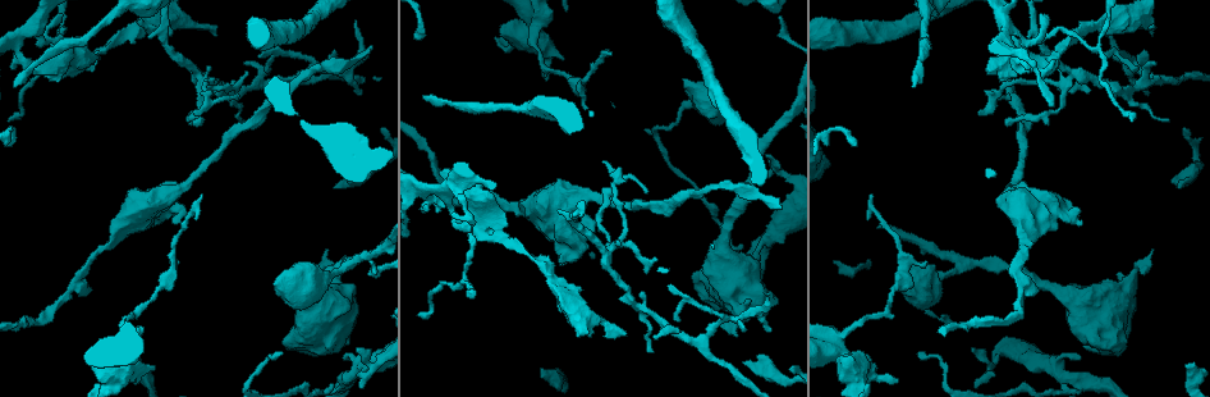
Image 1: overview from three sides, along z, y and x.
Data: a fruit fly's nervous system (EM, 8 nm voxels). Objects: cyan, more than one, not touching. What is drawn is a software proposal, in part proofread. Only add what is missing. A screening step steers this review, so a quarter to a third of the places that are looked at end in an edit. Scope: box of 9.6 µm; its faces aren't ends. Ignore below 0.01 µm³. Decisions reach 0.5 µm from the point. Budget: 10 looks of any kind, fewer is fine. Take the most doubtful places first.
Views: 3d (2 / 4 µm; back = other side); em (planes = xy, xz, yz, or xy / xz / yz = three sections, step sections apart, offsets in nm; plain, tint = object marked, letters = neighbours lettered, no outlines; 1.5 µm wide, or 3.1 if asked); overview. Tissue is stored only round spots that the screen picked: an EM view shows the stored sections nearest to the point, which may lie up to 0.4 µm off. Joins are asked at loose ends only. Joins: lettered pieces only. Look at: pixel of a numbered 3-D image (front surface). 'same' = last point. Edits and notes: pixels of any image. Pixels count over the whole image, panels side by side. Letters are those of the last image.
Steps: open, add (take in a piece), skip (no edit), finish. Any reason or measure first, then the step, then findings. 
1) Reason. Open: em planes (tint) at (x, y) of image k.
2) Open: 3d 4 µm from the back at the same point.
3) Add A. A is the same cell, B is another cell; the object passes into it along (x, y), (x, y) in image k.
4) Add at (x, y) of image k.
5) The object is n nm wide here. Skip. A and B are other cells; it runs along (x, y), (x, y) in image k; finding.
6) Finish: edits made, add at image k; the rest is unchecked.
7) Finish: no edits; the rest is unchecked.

An open end. Open: 3d 4 µm at (587, 218) of image 1.

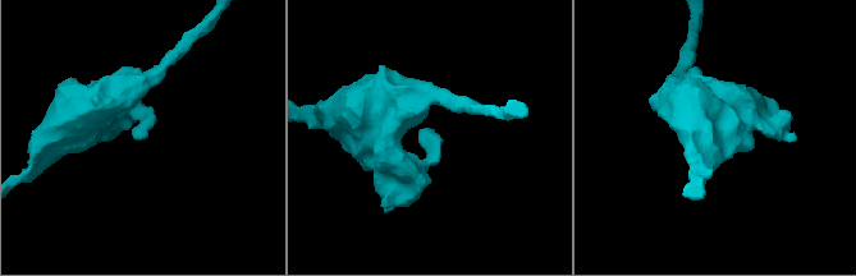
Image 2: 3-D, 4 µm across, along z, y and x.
Open: em xy step 8 (tint) at (432, 130) of image 2.

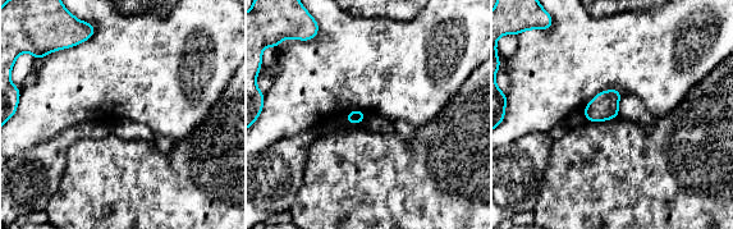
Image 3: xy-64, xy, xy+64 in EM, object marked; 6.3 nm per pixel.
Open: em planes (letters) at the same point.

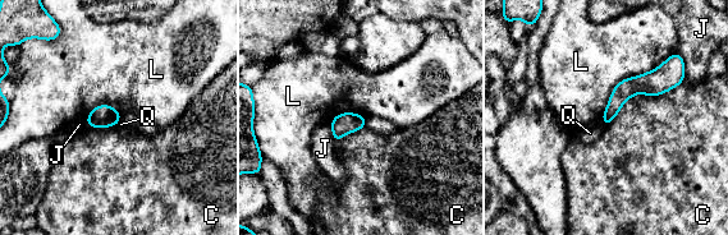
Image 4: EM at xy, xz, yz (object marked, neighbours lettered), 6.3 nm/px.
The longest contact is with L, 600 nm. Skip. C, J, L and Q are other cells; no lettered piece goes on from it.

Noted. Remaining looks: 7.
Free end. Open: 3d 2 µm at (216, 35) of image 1.

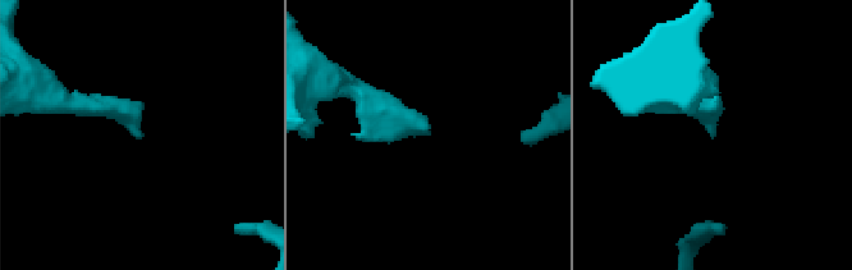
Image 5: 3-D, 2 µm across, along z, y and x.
Open: em xz step 4 (letters) at (713, 134) of image 5.

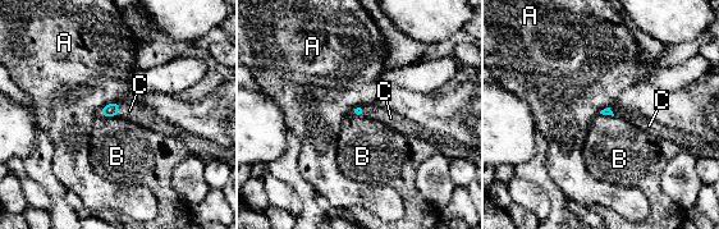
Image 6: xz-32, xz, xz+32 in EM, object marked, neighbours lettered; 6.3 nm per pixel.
Another direction. Open: em planes (letters) at the same point.

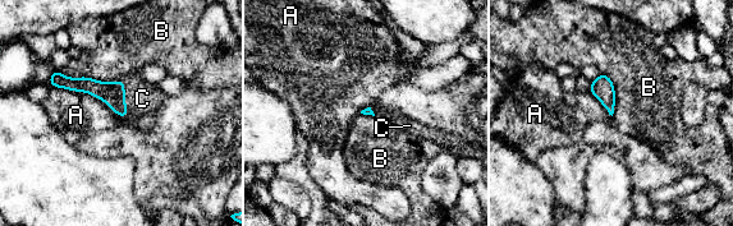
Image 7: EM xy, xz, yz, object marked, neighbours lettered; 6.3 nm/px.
The longest contact is with A, 460 nm. Add C. C is the same cell, A and B are other cells; the object passes into it along (113, 93), (124, 98), (142, 98) in image 7; the neuron continues.

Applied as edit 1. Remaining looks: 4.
Branch stops here. Open: 3d 4 µm at (372, 47) of image 1.

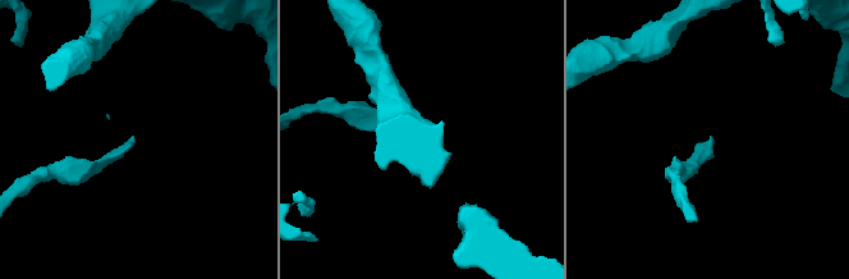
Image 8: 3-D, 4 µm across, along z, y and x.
Shape alone is not enough. Open: em planes (letters) at (132, 136) of image 8.

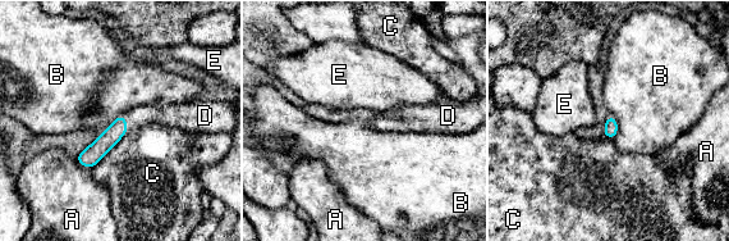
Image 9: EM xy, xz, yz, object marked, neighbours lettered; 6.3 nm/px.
Add D. D is the same cell, A, B, C and E are other cells; the object passes into it along (117, 130), (125, 123), (141, 116) in image 9; it goes on there.

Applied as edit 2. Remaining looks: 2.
Finish: edits made, add at image 7, add at image 9; the rest is unchecked.

